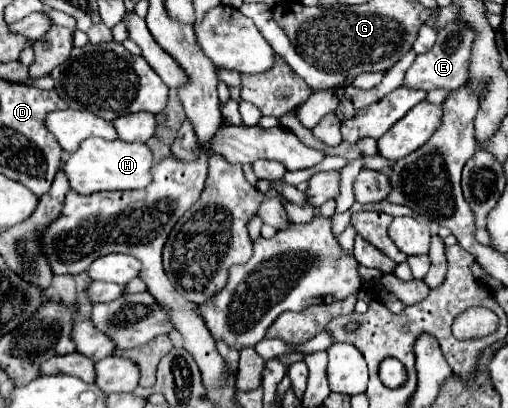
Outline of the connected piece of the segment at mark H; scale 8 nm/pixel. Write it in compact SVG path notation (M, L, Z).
M87 138L79 144L79 148L63 162L61 170L69 178L71 190L77 194L93 194L103 190L135 190L145 188L151 182L151 150L145 144L131 144L121 140L103 140L103 138Z

